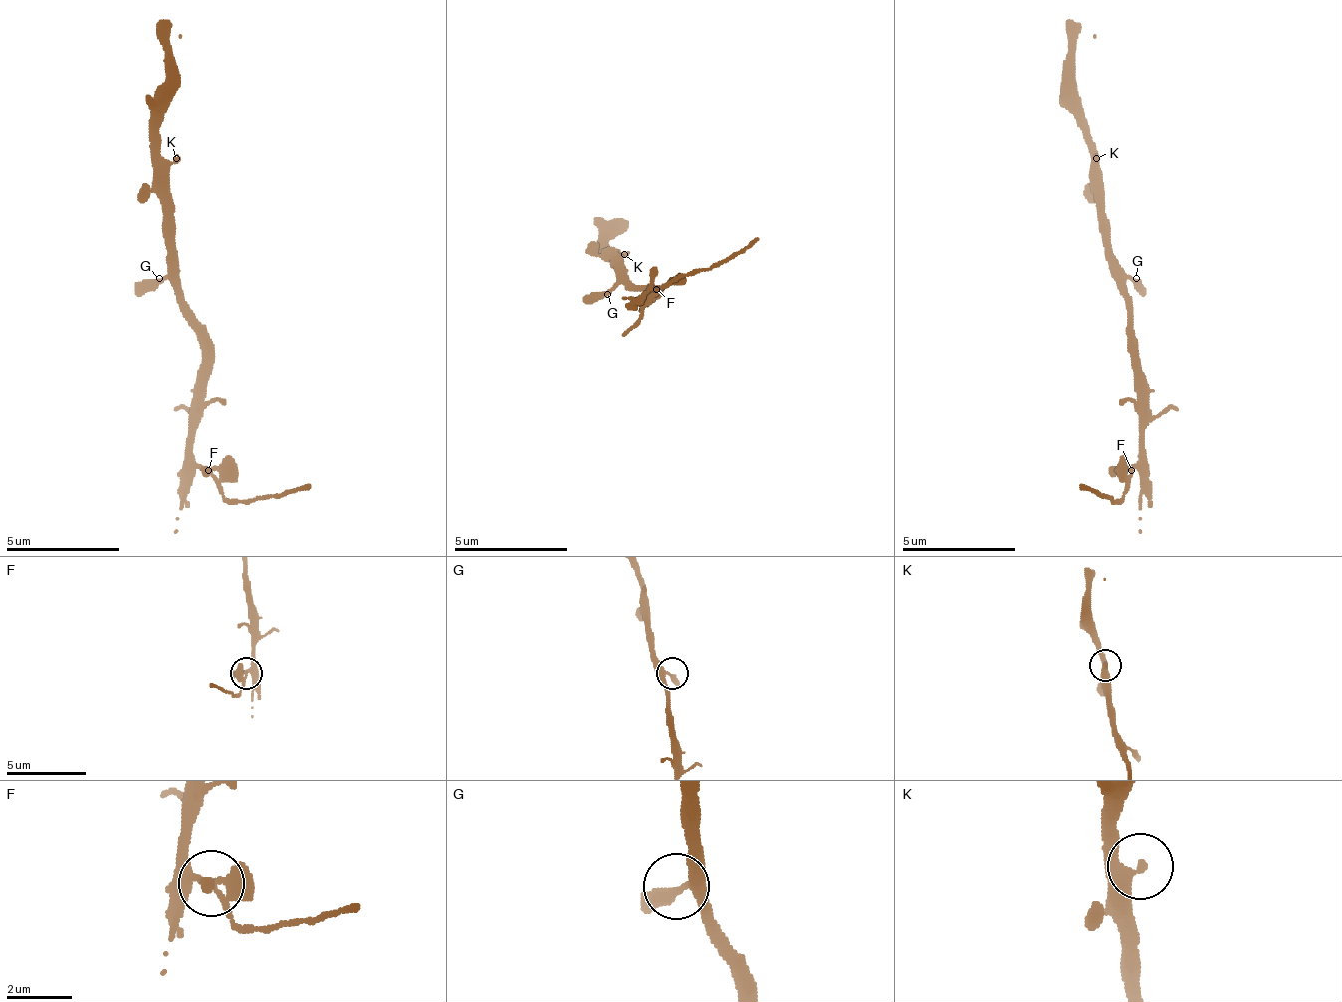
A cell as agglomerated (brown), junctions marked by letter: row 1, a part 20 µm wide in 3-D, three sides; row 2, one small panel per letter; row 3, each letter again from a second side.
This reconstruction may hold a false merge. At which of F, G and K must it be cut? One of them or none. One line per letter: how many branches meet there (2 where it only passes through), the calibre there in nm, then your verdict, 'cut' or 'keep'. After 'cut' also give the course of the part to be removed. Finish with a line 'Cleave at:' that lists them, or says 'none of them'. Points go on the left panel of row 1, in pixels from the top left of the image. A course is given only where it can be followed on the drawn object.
F: 3 branches meet; 240 nm thick; cut; foreign part runs (210, 471), (227, 500), (261, 500), (312, 483)
G: 3 branches meet; 240 nm thick; keep
K: 2 branches meet; 240 nm thick; keep
Cleave at: F

